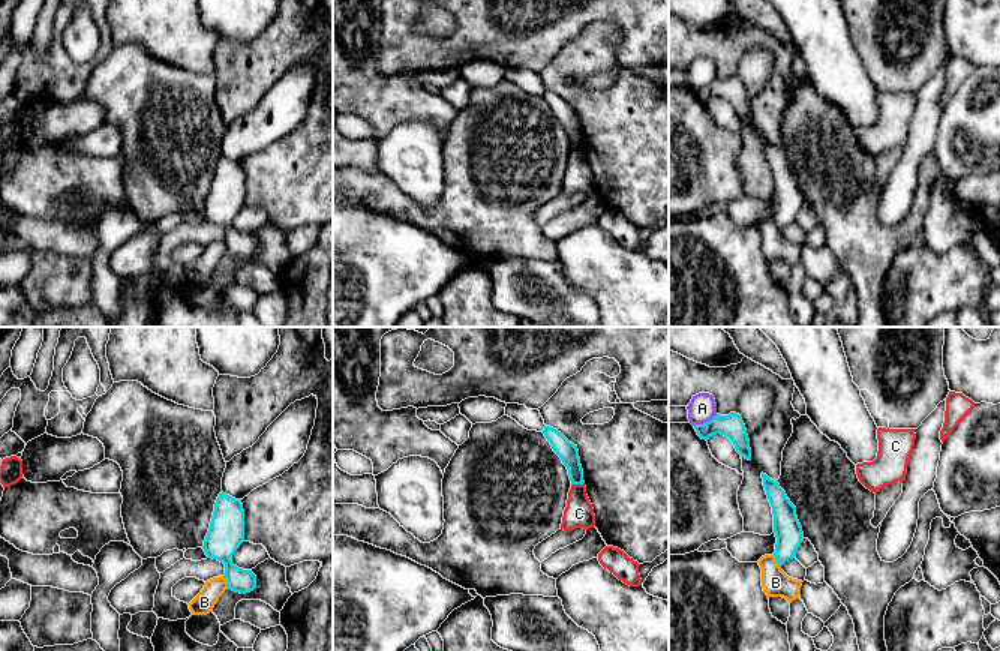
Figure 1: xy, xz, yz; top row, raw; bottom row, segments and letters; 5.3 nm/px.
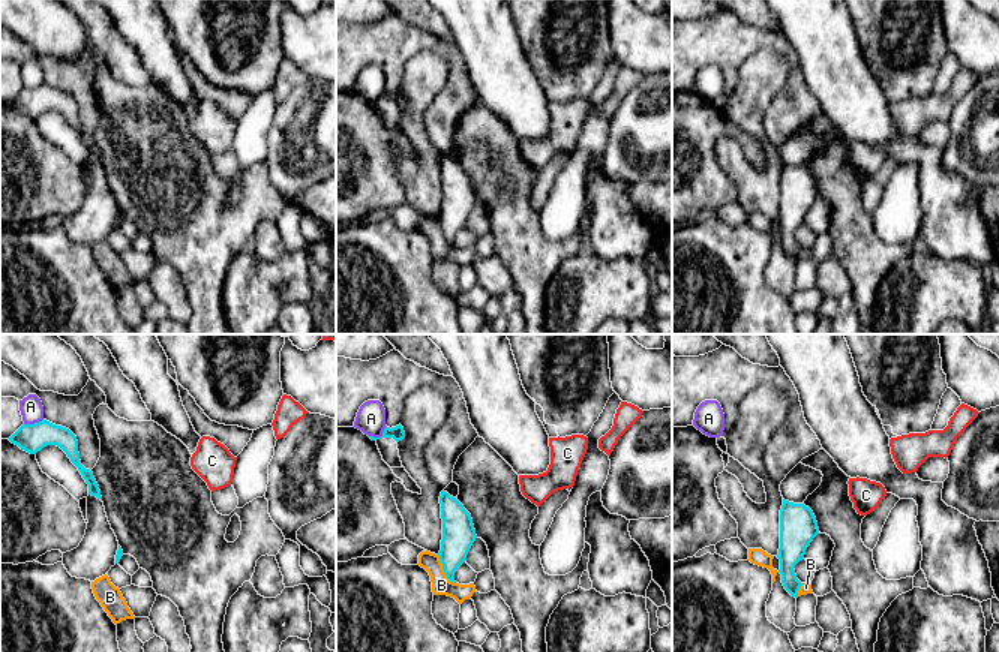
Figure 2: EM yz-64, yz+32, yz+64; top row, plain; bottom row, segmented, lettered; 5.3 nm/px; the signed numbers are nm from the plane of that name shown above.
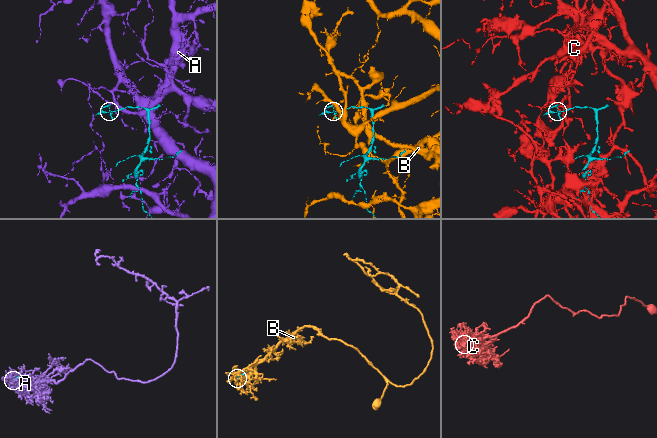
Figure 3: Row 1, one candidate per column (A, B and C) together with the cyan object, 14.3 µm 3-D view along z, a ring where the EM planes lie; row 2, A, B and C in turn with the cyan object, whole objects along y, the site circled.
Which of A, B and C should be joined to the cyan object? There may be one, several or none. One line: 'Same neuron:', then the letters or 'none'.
Same neuron: none

